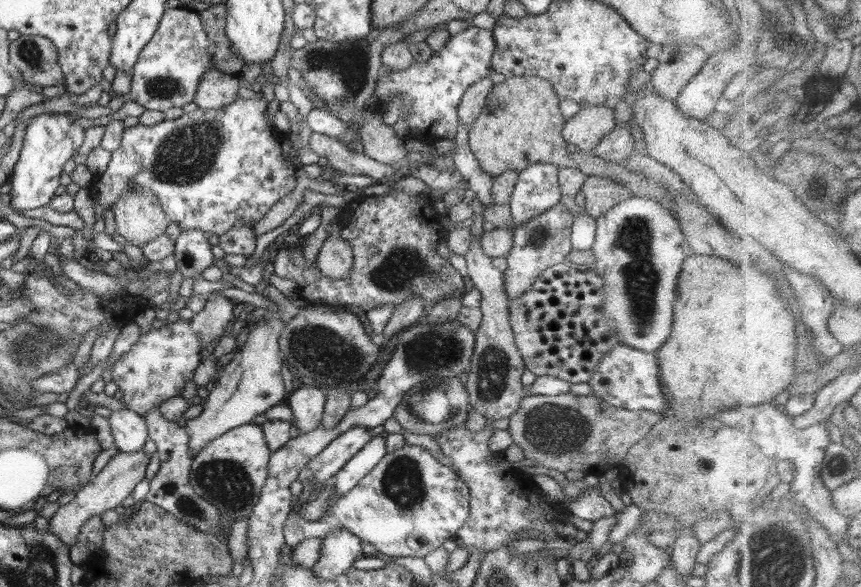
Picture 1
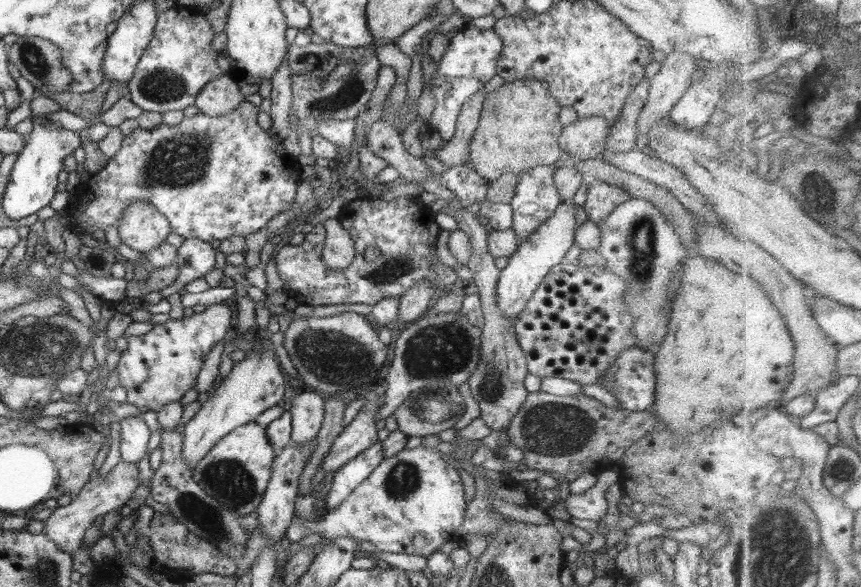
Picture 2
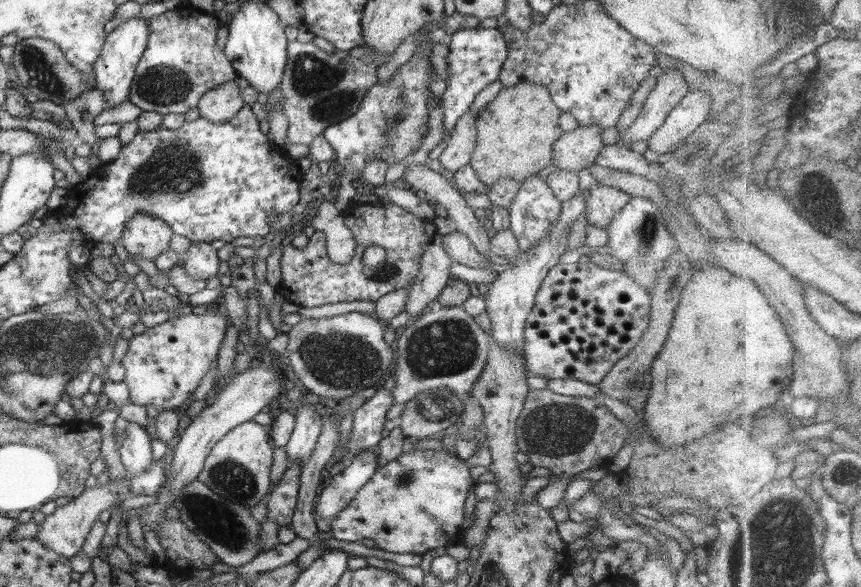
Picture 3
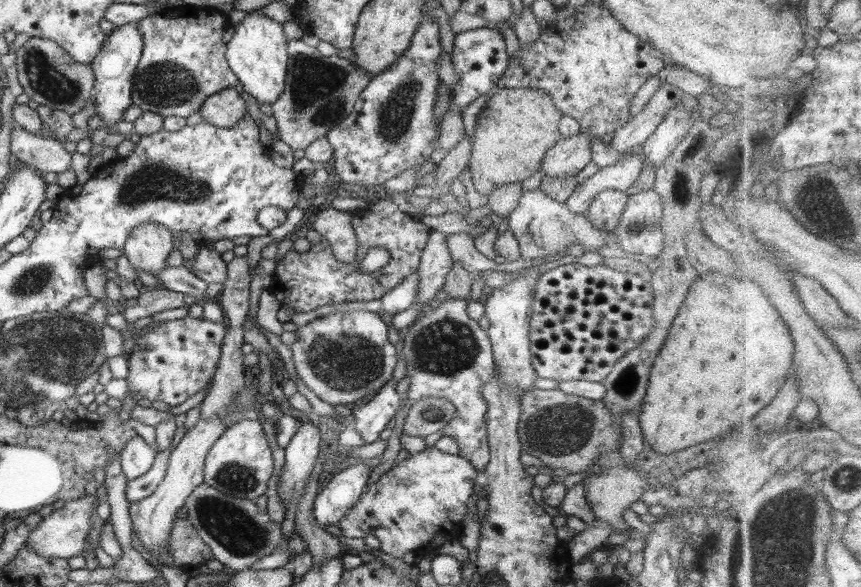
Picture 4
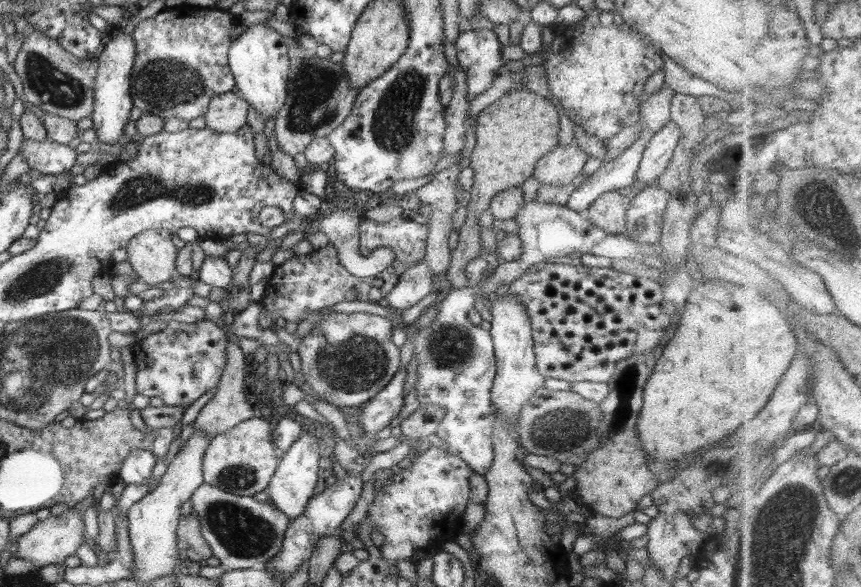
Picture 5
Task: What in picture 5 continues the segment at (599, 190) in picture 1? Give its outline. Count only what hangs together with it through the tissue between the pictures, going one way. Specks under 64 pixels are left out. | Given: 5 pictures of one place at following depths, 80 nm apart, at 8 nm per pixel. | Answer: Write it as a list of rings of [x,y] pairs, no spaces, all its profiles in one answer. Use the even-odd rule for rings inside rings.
[[[618,191],[605,192],[585,211],[587,220],[607,234],[624,235],[626,211],[631,205],[632,195],[620,195]]]

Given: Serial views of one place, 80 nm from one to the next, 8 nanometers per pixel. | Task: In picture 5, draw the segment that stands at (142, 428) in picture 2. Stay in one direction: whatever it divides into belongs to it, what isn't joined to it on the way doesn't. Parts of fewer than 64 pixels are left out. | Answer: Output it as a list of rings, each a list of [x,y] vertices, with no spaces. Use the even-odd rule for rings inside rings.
[[[135,448],[119,470],[119,476],[128,484],[147,484],[151,482],[153,468],[157,462],[154,453],[149,449]]]

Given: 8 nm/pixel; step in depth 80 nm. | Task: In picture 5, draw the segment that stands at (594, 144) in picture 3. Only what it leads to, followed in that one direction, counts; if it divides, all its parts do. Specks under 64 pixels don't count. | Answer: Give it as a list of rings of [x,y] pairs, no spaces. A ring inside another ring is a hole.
[[[573,140],[570,145],[558,145],[535,164],[534,176],[542,184],[562,186],[576,182],[583,174],[588,154],[577,147]]]

